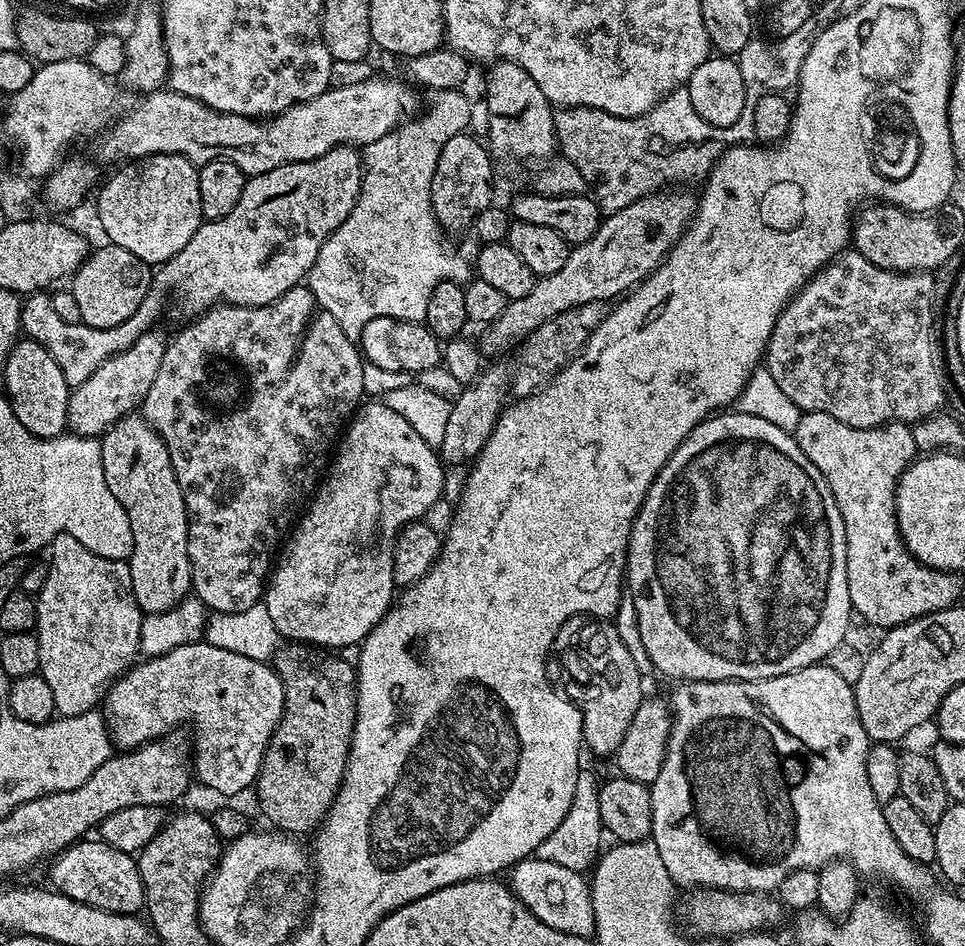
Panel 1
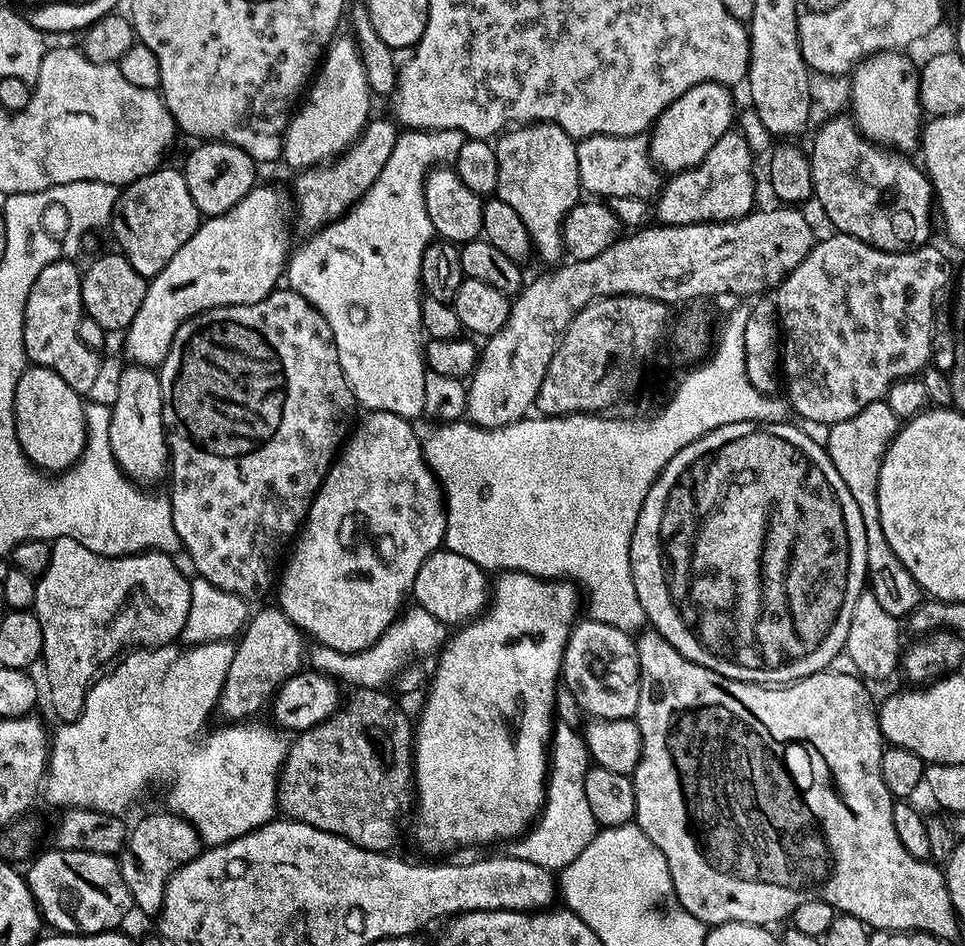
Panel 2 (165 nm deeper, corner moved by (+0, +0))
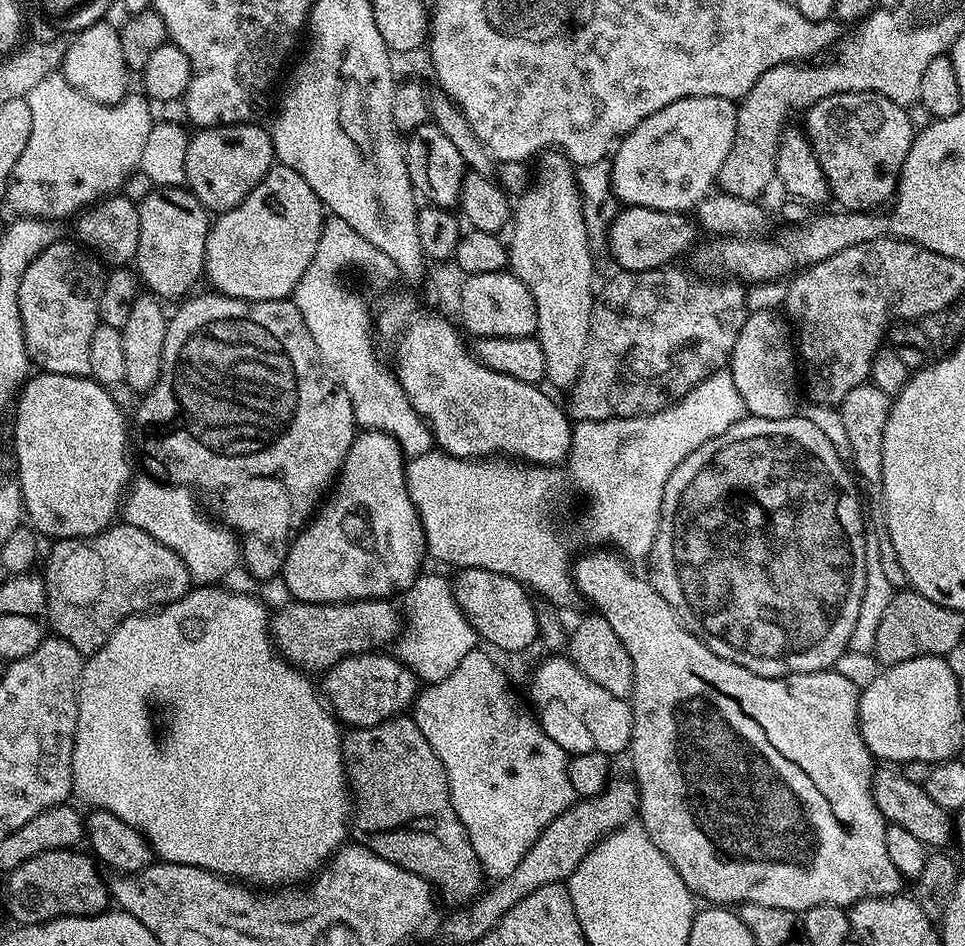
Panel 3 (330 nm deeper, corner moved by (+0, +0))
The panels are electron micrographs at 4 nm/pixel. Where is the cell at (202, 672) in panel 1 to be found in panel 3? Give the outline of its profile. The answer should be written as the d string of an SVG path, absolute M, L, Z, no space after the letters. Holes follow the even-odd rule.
M377 650L363 652L361 656L347 656L323 673L323 699L341 725L352 728L378 726L411 709L418 691L418 679L395 655L384 654Z

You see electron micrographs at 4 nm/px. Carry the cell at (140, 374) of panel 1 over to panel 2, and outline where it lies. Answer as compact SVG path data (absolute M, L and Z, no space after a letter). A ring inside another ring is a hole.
M263 184L250 189L246 198L226 210L226 214L201 219L194 234L186 238L186 246L182 246L182 250L178 250L178 254L174 254L174 258L162 266L158 275L148 280L146 298L142 298L142 306L138 306L138 314L134 314L134 322L130 322L123 337L124 352L131 363L156 368L163 364L174 342L174 334L178 334L178 330L190 318L222 306L246 306L262 302L262 298L277 291L290 255L288 228L284 225L284 215L290 212L290 196L285 189L283 192L272 184Z

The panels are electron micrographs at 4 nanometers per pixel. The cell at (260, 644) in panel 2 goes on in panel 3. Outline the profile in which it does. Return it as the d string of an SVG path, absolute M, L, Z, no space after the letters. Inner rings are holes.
M391 599L382 600L350 600L346 604L302 604L289 602L277 607L270 616L270 635L277 652L288 663L309 674L323 673L334 667L347 656L361 656L363 652L374 652L383 649L383 644L390 645L401 635L402 612L392 605Z

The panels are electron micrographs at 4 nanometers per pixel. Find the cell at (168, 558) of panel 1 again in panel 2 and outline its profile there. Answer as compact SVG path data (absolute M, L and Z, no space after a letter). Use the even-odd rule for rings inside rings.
M129 363L128 369L120 376L120 381L116 384L116 401L111 401L112 417L110 418L110 448L114 450L114 458L118 462L118 466L124 471L125 476L137 486L152 486L148 484L156 484L160 479L167 477L170 472L170 457L168 455L168 436L164 432L164 415L162 415L162 382L160 381L160 373L156 368L144 368L141 364Z

